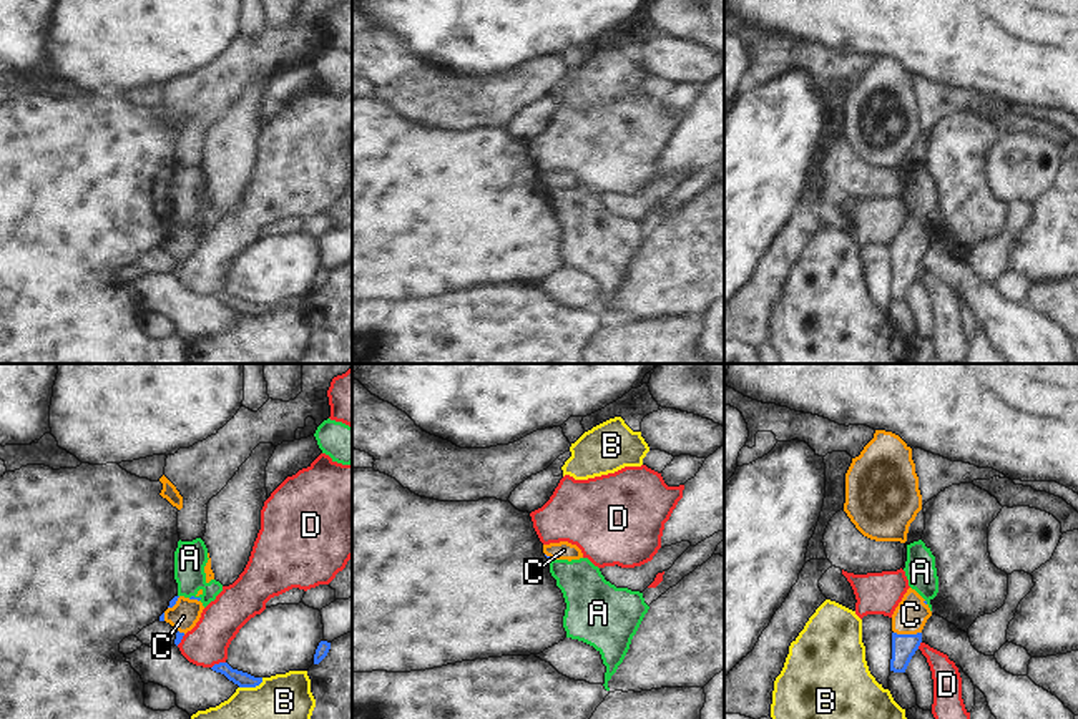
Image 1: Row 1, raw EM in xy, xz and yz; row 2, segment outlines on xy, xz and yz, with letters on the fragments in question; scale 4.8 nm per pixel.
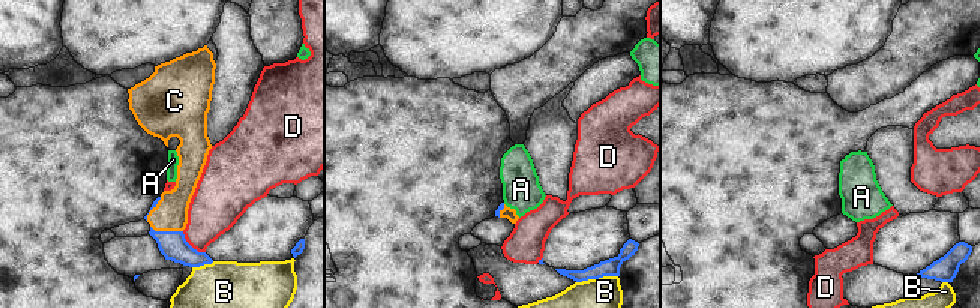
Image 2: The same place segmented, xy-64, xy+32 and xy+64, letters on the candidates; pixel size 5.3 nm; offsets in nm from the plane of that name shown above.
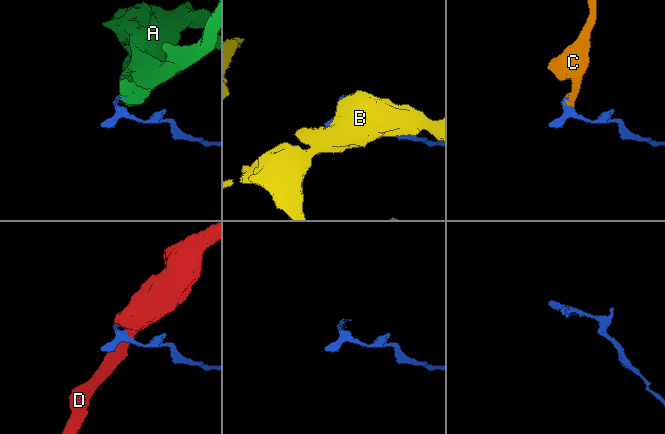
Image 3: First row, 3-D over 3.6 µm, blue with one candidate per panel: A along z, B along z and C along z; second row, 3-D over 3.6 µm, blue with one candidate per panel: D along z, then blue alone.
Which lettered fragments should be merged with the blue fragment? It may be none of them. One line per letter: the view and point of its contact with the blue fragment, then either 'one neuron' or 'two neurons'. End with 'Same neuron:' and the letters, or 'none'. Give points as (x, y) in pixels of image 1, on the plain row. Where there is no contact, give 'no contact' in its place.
A: xy (196, 226) | two neurons
B: xy (251, 314) | two neurons
C: yz (907, 263) | one neuron
D: xy (220, 291) | two neurons
Same neuron: C

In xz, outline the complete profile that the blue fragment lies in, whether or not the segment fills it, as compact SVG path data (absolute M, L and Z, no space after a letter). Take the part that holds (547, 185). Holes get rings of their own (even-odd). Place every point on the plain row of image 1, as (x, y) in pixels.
M568 169L543 173L543 181L548 188L580 188L583 186L581 178Z

